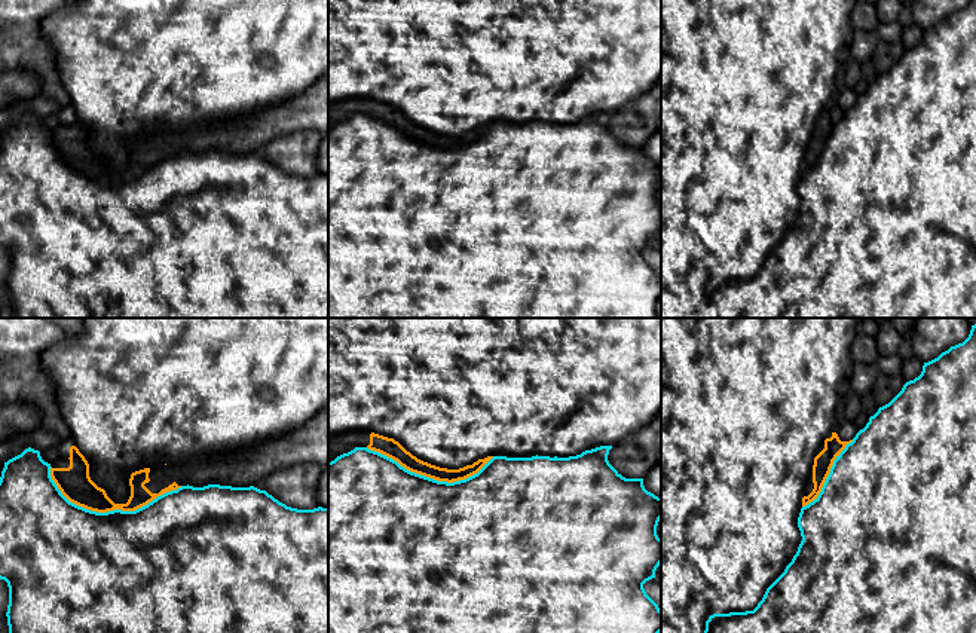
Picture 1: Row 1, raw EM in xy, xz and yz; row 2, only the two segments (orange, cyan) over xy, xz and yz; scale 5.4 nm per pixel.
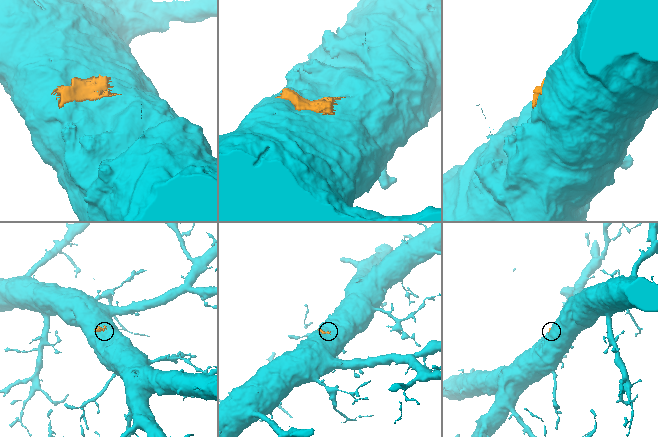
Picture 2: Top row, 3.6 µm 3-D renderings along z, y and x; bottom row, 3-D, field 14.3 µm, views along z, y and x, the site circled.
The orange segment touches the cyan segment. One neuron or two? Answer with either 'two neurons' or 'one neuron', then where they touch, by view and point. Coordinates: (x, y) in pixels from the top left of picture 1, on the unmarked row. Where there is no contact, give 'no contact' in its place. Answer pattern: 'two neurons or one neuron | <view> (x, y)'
two neurons | xy (110, 177)

